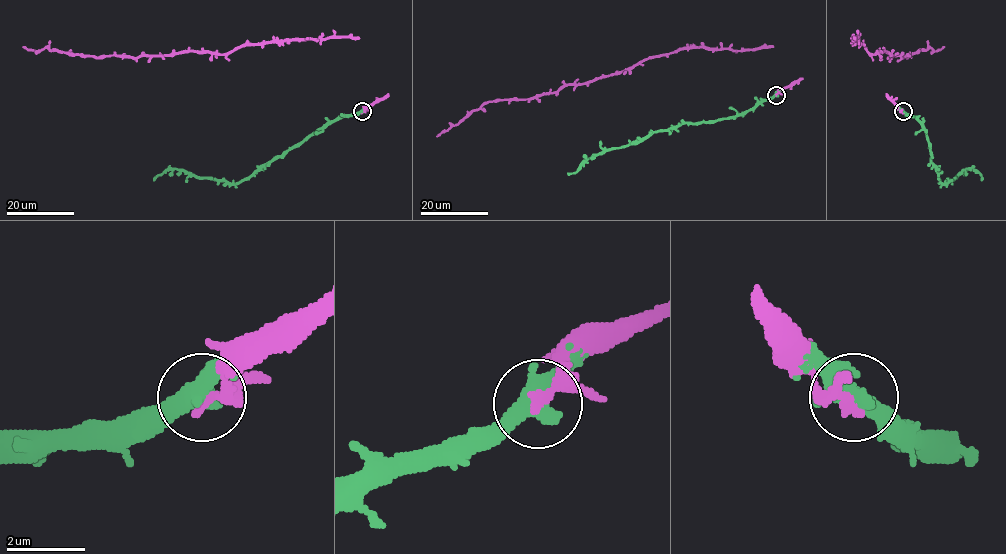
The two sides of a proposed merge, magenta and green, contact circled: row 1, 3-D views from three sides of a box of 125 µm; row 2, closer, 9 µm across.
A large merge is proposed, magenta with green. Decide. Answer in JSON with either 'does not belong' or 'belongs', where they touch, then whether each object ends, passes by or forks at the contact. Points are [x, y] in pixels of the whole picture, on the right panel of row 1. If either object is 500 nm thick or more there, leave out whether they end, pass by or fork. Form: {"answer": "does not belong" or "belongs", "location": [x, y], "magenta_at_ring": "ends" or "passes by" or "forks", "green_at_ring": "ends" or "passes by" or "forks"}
{"answer": "belongs", "location": [903, 111]}

